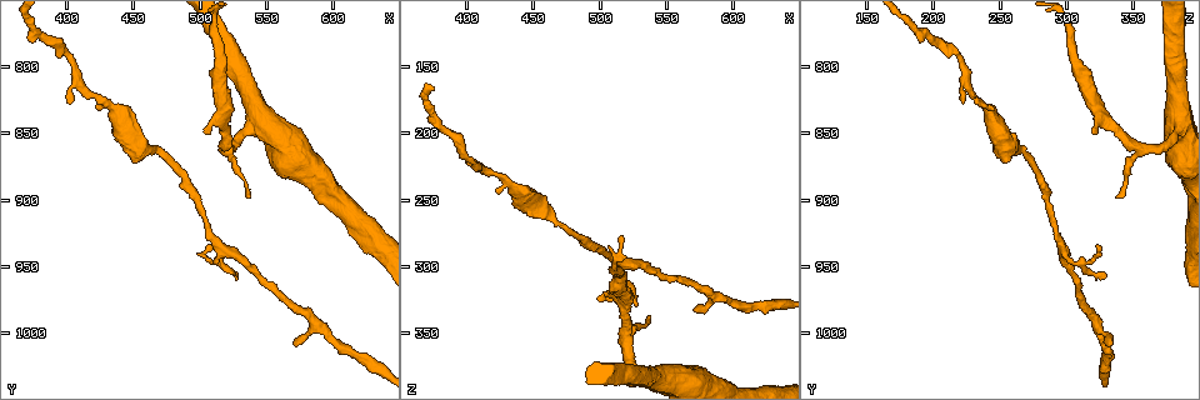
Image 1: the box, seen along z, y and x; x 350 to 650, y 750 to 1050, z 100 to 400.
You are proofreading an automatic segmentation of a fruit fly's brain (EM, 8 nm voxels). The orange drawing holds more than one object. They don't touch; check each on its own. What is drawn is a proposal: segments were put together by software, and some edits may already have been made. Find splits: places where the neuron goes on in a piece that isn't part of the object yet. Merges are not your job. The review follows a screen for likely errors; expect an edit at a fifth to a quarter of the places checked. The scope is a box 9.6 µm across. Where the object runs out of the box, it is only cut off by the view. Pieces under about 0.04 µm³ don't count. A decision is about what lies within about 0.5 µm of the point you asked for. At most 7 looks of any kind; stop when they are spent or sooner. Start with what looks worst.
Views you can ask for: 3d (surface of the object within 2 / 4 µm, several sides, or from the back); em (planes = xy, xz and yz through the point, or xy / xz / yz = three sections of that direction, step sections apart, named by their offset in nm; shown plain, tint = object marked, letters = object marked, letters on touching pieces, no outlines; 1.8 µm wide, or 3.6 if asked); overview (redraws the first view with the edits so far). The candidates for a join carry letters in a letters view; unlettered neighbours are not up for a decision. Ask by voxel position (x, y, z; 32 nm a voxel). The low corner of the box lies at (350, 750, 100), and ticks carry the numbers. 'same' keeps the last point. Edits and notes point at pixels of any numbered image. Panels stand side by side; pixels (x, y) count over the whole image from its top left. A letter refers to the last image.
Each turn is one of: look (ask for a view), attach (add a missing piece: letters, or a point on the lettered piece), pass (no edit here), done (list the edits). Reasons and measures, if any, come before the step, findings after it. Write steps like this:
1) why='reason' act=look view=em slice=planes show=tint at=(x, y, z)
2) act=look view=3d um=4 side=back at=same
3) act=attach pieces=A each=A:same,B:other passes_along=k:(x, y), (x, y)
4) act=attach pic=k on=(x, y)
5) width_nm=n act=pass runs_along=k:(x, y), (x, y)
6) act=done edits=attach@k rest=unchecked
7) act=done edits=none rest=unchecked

why='branch stops here' act=look view=em slice=planes show=plain at=(502, 850, 320)

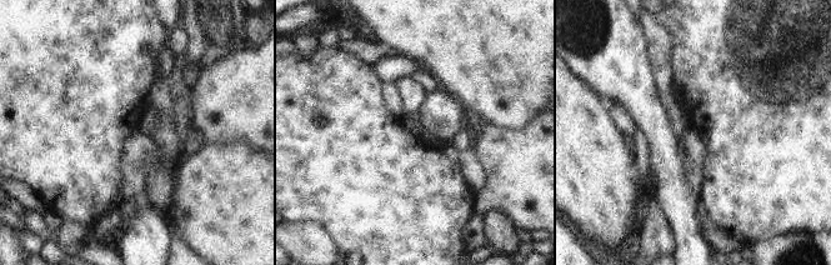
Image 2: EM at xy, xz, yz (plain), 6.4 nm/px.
act=look view=em slice=planes show=letters at=same

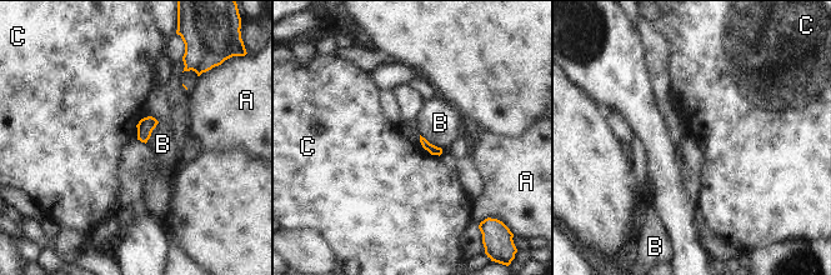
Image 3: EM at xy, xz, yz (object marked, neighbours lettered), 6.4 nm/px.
act=pass each=A:other,B:other,C:other border=3:(141, 118), (136, 125), (136, 138) found='none of them fits'

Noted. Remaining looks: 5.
why='an open end' act=look view=em slice=xy step=16 show=letters at=(570, 1008, 332)

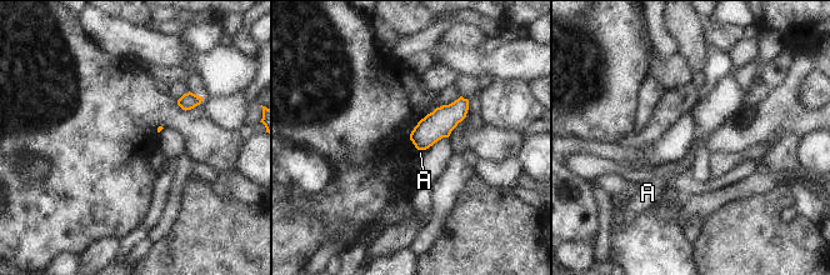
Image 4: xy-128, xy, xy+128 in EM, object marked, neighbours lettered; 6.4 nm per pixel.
act=look view=em slice=planes show=letters at=same

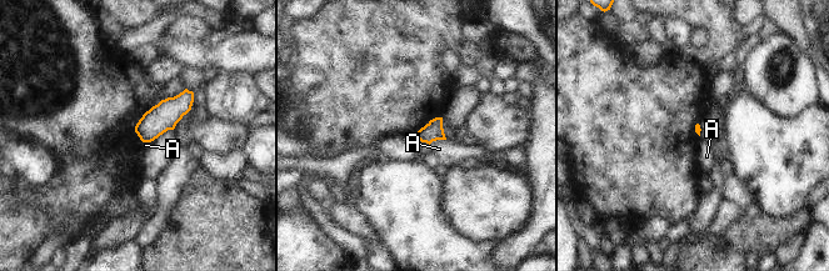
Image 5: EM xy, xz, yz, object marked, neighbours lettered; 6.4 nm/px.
act=pass each=A:other border=5:(445, 139), (438, 139), (429, 144) found='no lettered piece goes on from it'

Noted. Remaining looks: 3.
why='calibre changes' act=look view=3d um=4 at=(540, 846, 384)

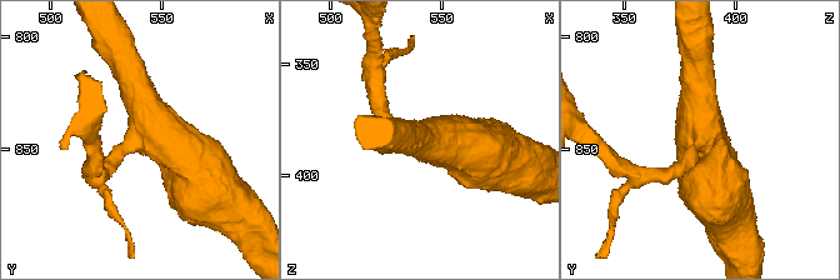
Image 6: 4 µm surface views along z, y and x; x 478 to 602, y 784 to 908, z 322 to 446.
why='need the tissue' act=look view=em slice=planes show=plain at=(539, 847, 385)

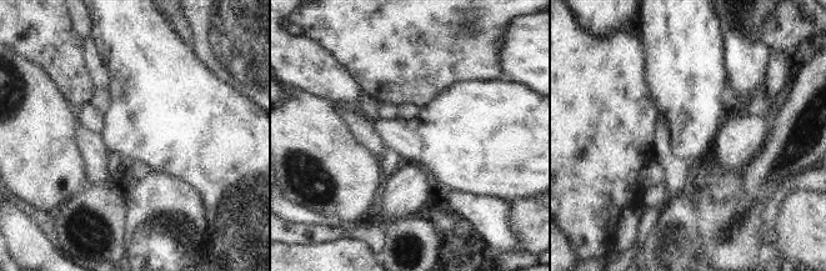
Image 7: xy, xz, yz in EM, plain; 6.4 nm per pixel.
act=look view=em slice=planes show=letters at=same

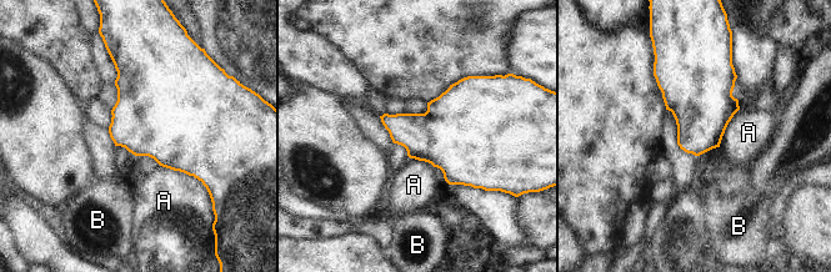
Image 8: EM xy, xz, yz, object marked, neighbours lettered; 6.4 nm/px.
act=pass each=A:other,B:other found='none of them fits'

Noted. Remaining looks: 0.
act=done edits=none rest=unchecked

